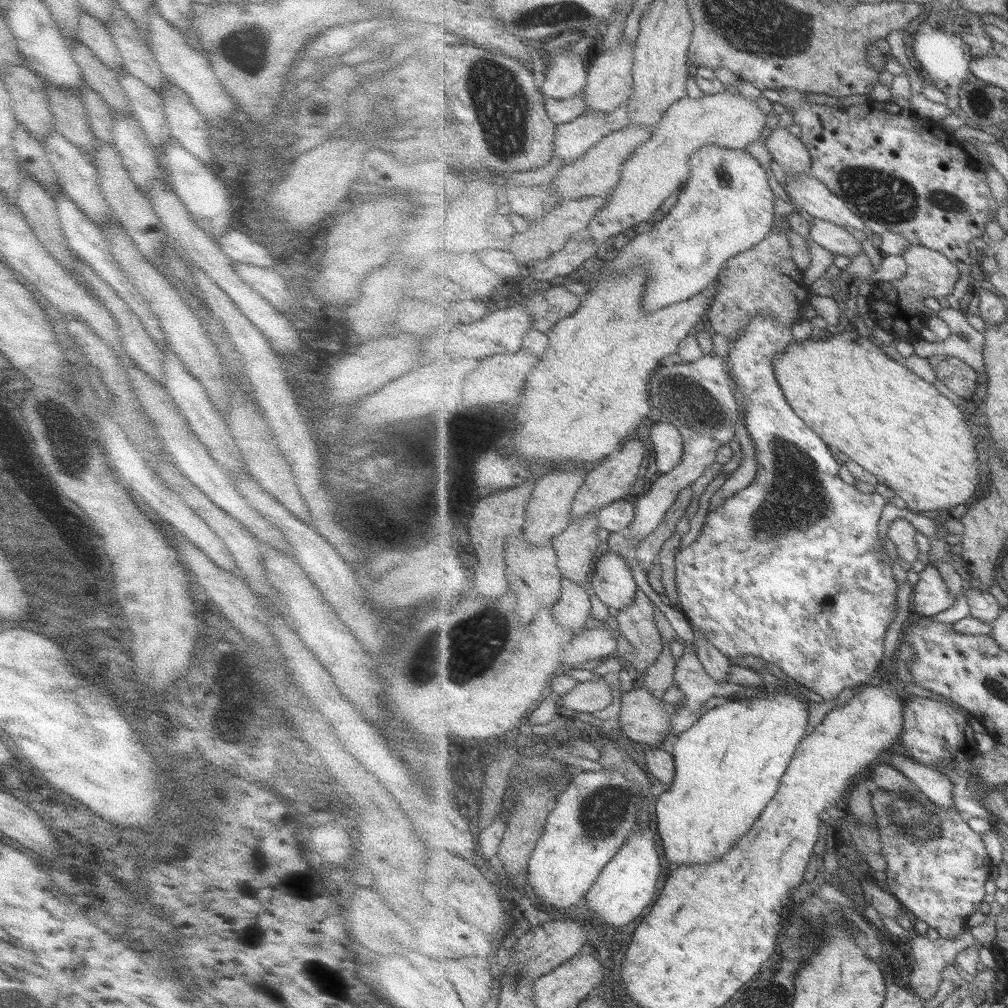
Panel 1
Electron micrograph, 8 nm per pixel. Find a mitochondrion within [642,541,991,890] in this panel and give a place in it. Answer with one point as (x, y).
(915, 819)

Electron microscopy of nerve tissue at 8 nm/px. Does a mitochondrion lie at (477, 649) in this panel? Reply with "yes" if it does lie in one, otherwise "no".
yes

